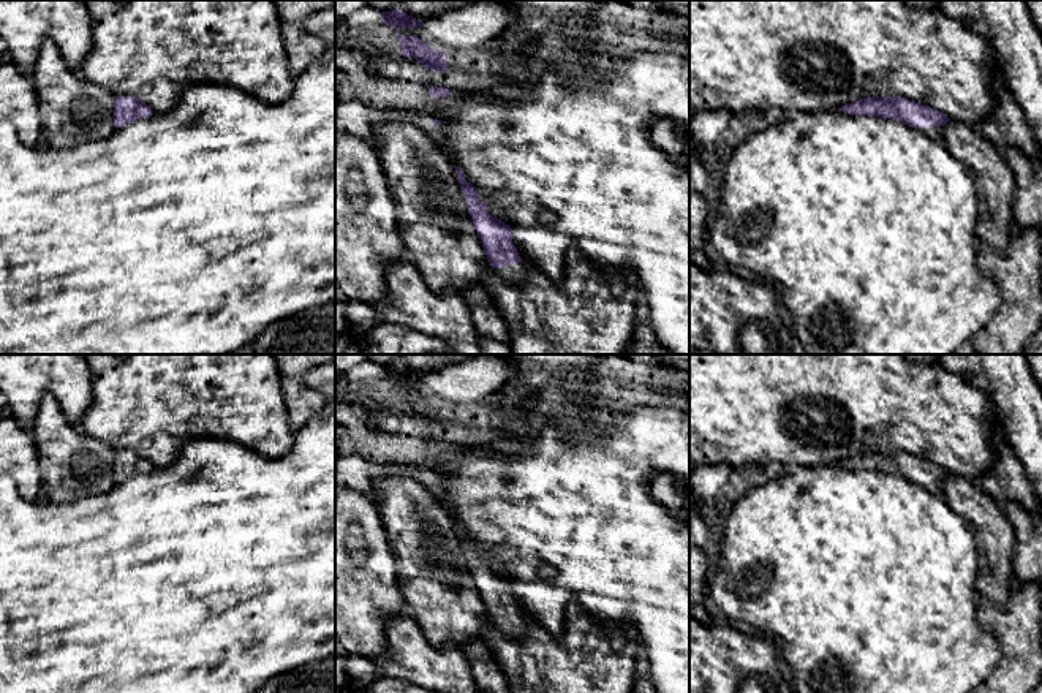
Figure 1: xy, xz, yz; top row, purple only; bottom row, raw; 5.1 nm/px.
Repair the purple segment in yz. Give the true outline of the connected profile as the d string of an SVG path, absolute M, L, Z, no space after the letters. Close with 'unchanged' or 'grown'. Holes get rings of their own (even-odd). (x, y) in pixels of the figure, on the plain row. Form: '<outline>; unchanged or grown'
M895 449L868 451L838 464L852 470L878 470L882 473L900 475L936 494L941 494L941 481L950 475L944 467Z; grown

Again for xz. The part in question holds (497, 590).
M455 519L454 522L468 568L474 578L474 584L482 596L490 620L496 623L504 636L511 639L523 639L528 631L523 615L512 598L512 582L487 565L474 541L466 536L462 524Z; grown

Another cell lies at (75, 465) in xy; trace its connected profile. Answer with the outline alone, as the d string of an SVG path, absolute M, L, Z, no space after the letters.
M44 392L32 427L40 468L41 498L73 503L114 486L115 451L71 424L51 392Z

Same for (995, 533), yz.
M949 475L941 495L974 530L979 549L976 587L980 596L1004 606L1015 584L1015 532L1002 506L977 481Z

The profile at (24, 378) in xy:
M0 354L0 391L8 399L11 416L32 430L44 392L59 402L65 418L79 426L93 399L92 375L84 354Z

